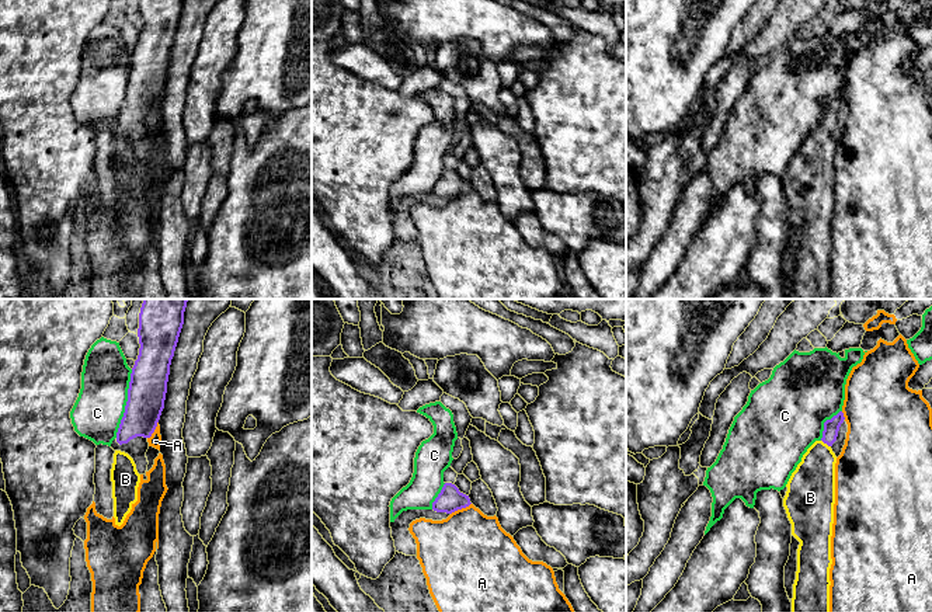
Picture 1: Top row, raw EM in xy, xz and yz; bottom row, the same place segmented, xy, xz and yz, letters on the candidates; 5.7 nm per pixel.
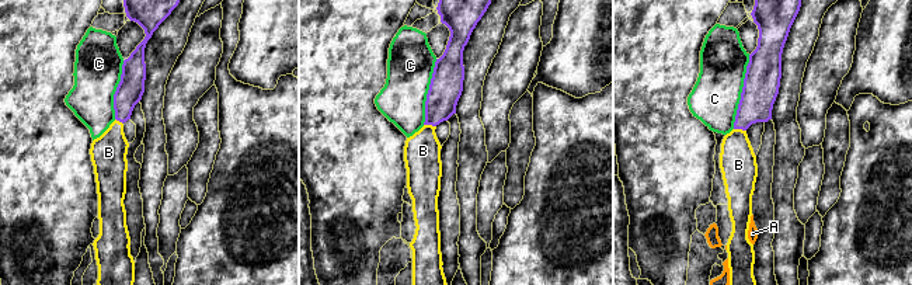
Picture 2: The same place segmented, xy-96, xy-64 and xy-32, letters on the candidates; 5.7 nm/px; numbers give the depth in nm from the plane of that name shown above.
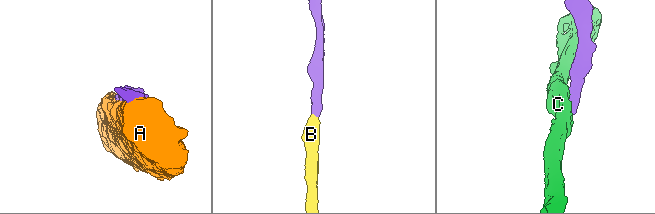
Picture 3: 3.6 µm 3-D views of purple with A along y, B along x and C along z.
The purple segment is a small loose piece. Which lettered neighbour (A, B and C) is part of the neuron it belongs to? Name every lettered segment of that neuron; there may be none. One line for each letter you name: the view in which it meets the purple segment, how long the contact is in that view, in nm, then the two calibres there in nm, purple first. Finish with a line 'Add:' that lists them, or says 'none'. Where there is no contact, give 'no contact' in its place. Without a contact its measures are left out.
B: yz | 70 nm | 90/260 nm
Add: B

